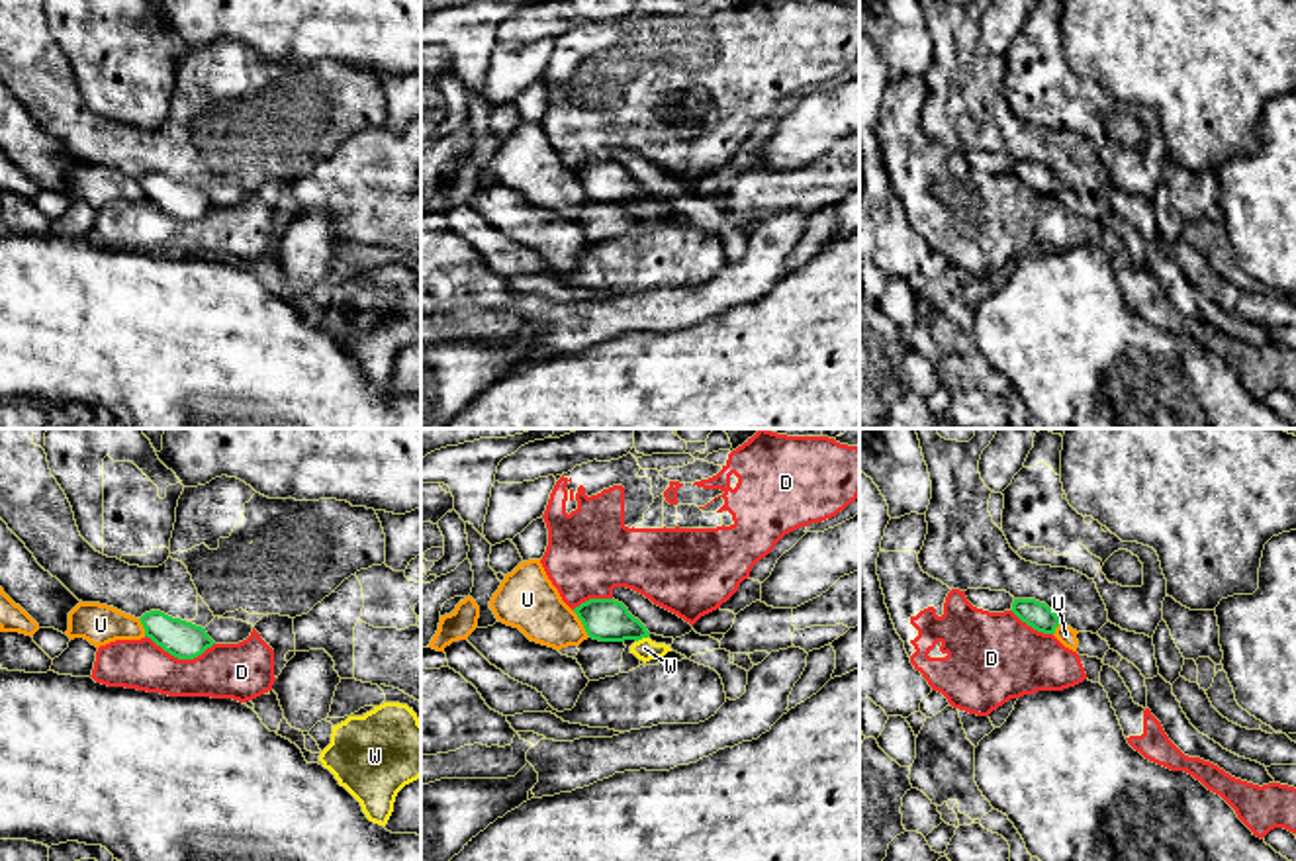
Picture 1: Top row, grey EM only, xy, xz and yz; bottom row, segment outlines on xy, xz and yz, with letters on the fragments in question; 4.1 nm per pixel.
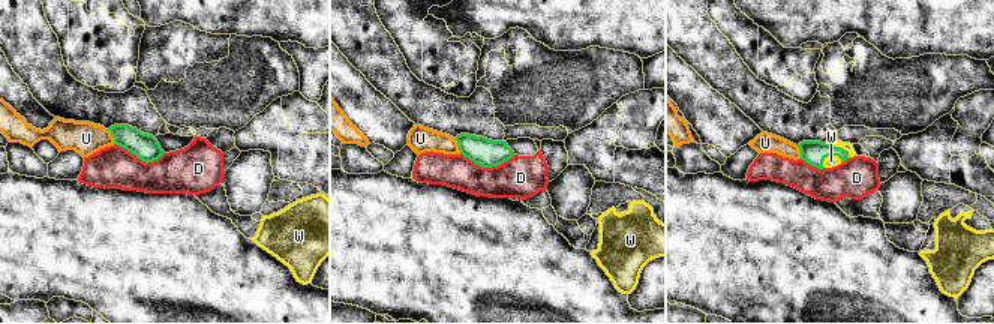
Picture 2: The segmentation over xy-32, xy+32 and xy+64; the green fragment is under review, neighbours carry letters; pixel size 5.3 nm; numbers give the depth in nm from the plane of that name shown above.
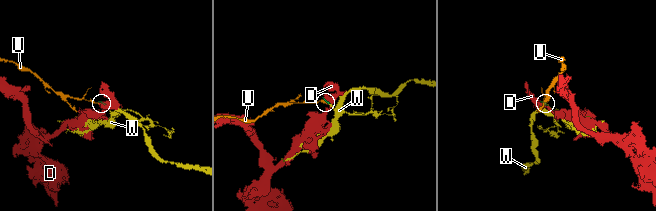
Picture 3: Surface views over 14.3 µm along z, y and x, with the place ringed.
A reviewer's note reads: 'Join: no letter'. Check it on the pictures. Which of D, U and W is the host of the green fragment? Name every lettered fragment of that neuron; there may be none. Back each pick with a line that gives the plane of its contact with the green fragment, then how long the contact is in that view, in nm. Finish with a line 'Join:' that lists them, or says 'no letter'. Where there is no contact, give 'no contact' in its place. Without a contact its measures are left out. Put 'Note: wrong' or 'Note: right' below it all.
W: xz | 50 nm
Join: W
Note: wrong

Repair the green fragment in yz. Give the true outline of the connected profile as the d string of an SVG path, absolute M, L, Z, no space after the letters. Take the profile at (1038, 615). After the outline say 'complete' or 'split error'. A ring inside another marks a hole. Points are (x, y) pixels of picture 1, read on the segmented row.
M1014 599L1012 612L1043 634L1055 634L1055 628L1063 622L1045 603L1036 599Z | complete

